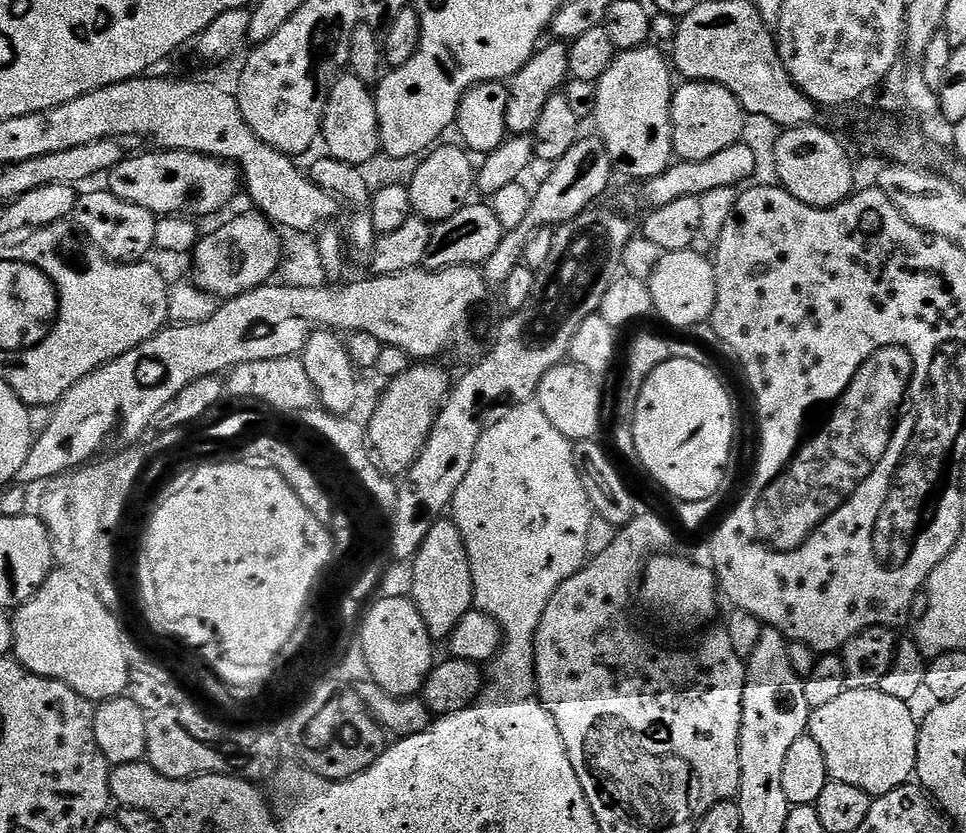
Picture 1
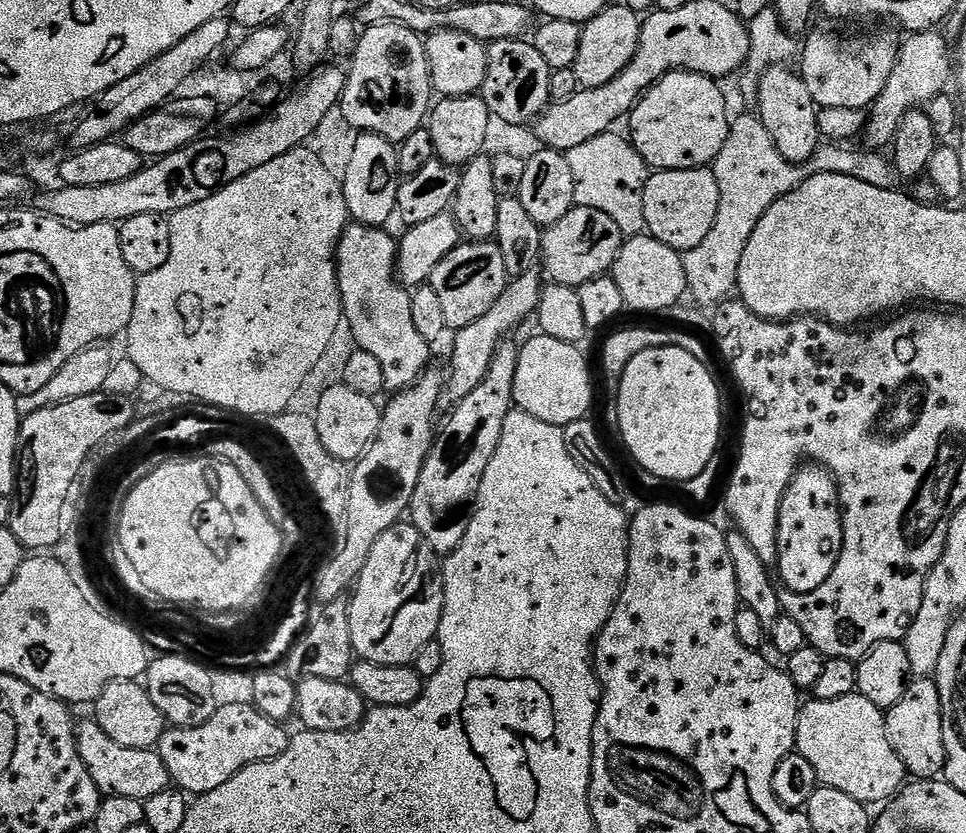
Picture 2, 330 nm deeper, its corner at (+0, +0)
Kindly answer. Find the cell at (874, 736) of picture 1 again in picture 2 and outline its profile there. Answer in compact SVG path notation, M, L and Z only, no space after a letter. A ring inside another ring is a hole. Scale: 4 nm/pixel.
M859 694L846 698L834 698L834 702L815 698L809 701L809 704L807 701L800 709L795 751L802 758L806 758L810 766L814 766L817 781L825 788L842 790L842 794L850 794L850 798L854 798L859 804L865 806L873 806L872 804L880 806L891 800L905 783L906 773L902 758L898 758L894 746L890 746L884 721L885 709L874 706L870 698Z

